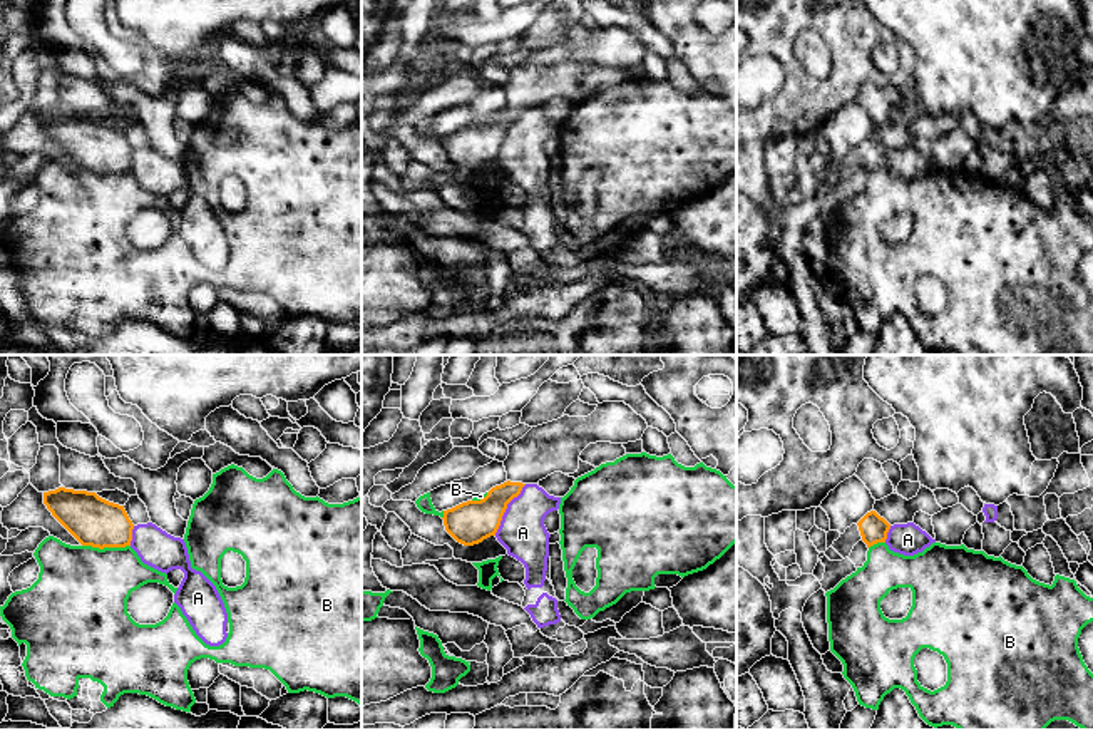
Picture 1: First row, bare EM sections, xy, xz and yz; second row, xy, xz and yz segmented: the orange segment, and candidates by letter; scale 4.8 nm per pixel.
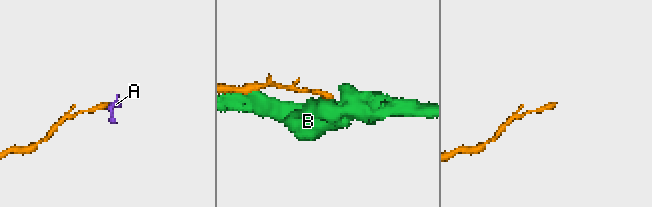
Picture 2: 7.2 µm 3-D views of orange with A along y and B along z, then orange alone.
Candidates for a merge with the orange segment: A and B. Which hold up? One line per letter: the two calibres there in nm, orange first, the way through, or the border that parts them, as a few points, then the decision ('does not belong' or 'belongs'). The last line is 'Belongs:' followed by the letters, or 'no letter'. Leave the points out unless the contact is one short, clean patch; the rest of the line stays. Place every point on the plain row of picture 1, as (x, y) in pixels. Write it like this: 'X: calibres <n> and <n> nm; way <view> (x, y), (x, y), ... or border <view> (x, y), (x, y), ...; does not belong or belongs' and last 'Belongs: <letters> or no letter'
A: calibres 200 and 220 nm; border xz (526, 109), (508, 129), (494, 159); does not belong
B: calibres 240 and 440 nm; border xy (82, 169), (96, 173), (129, 171); does not belong
Belongs: no letter

